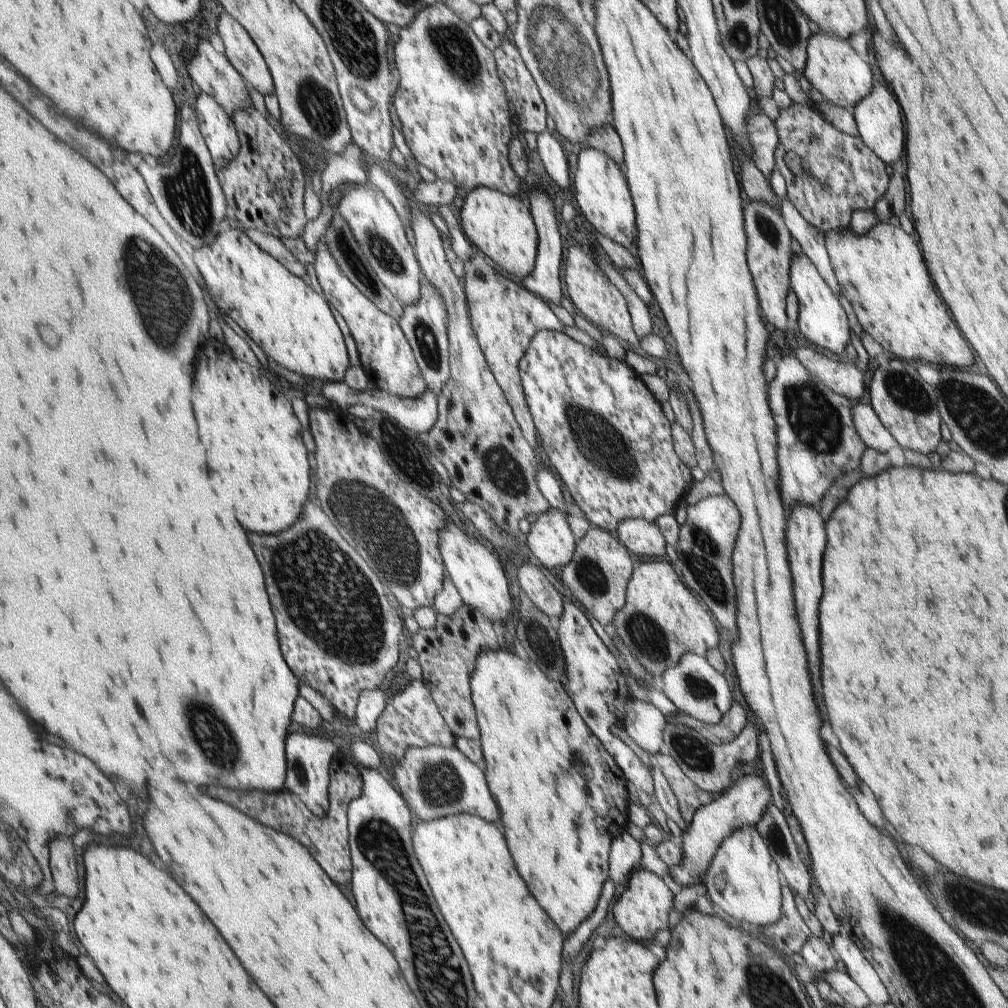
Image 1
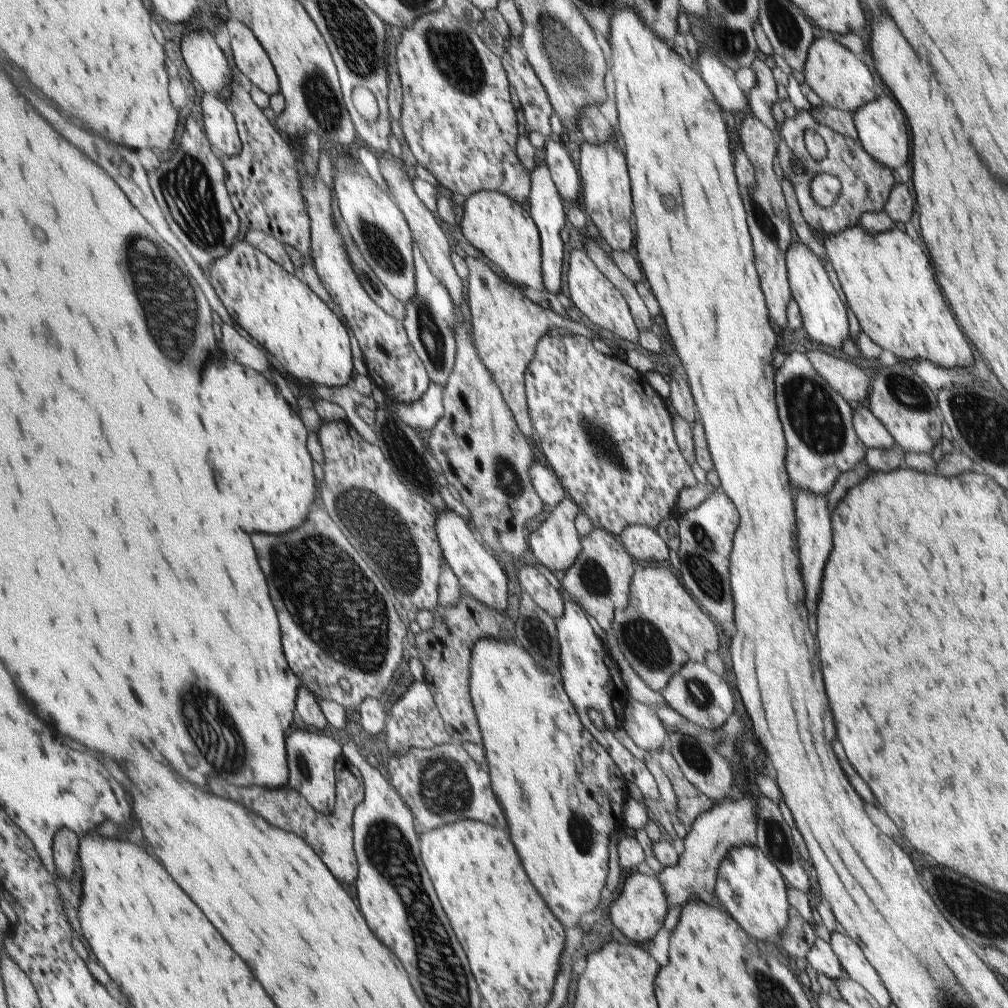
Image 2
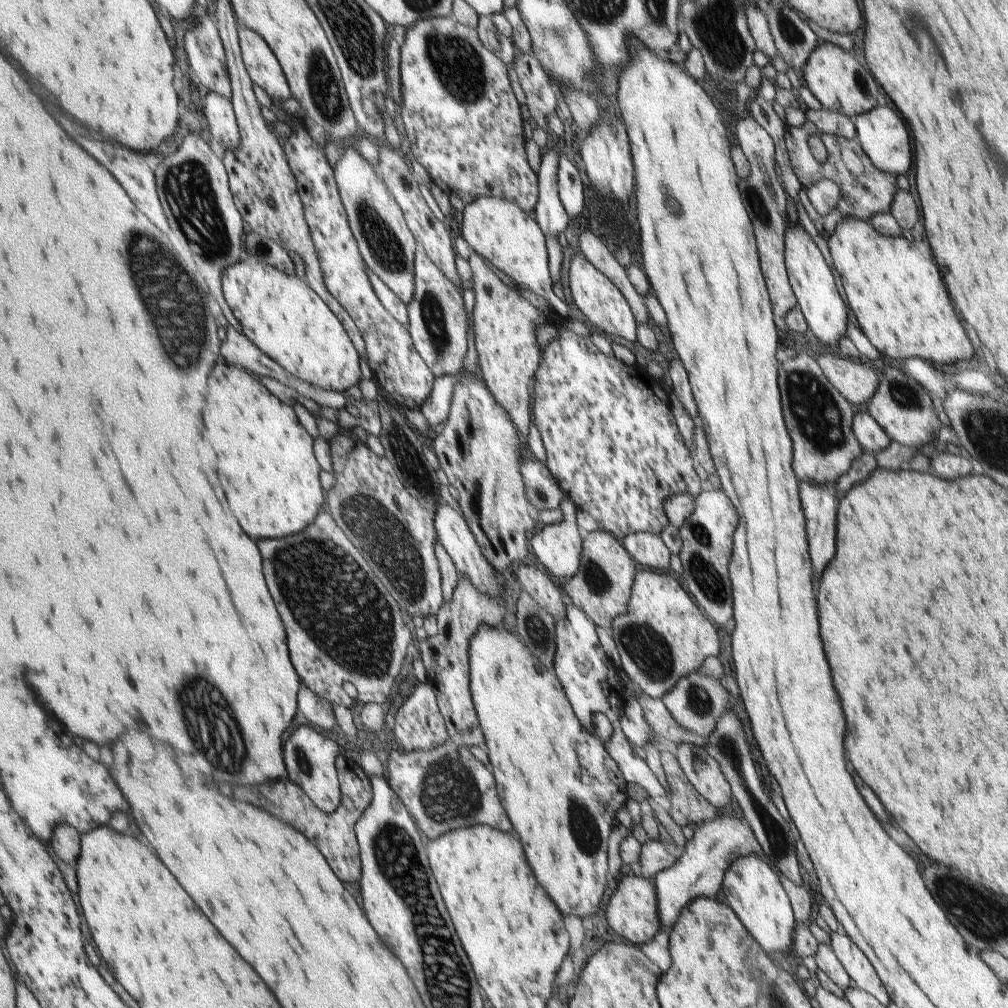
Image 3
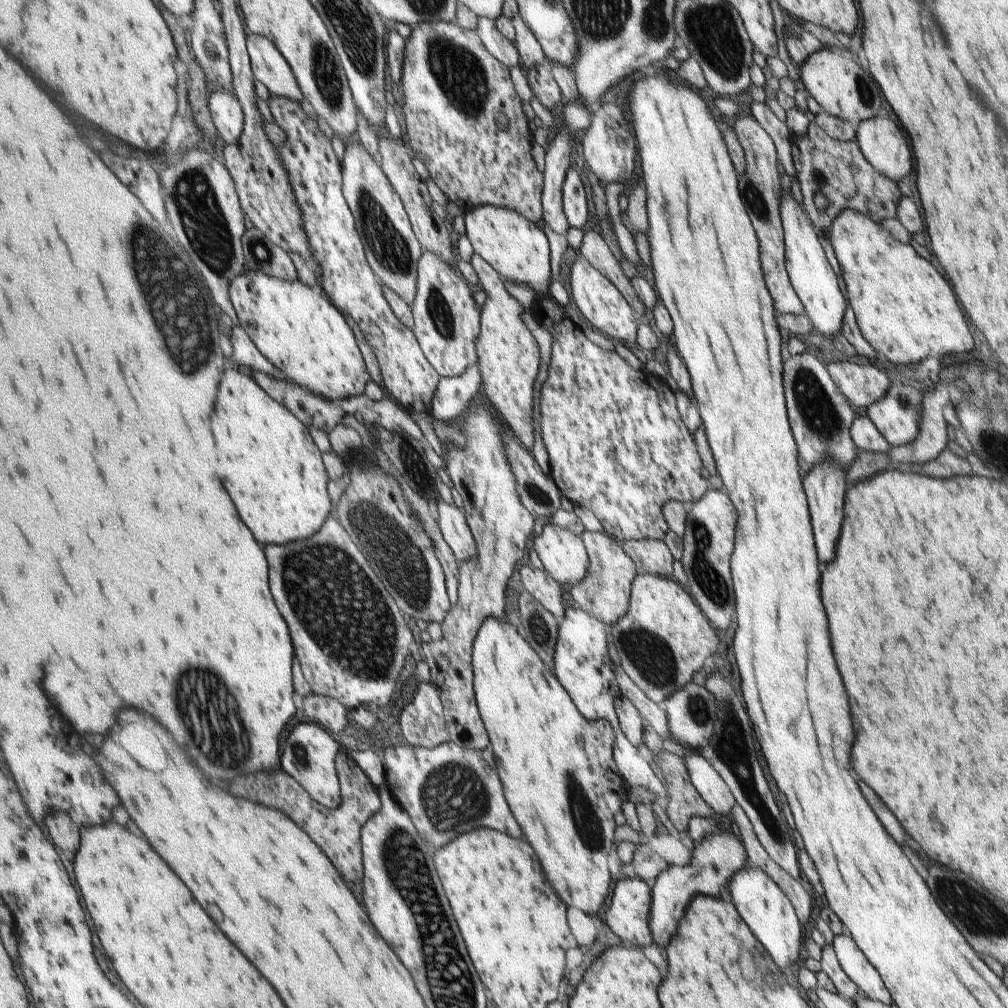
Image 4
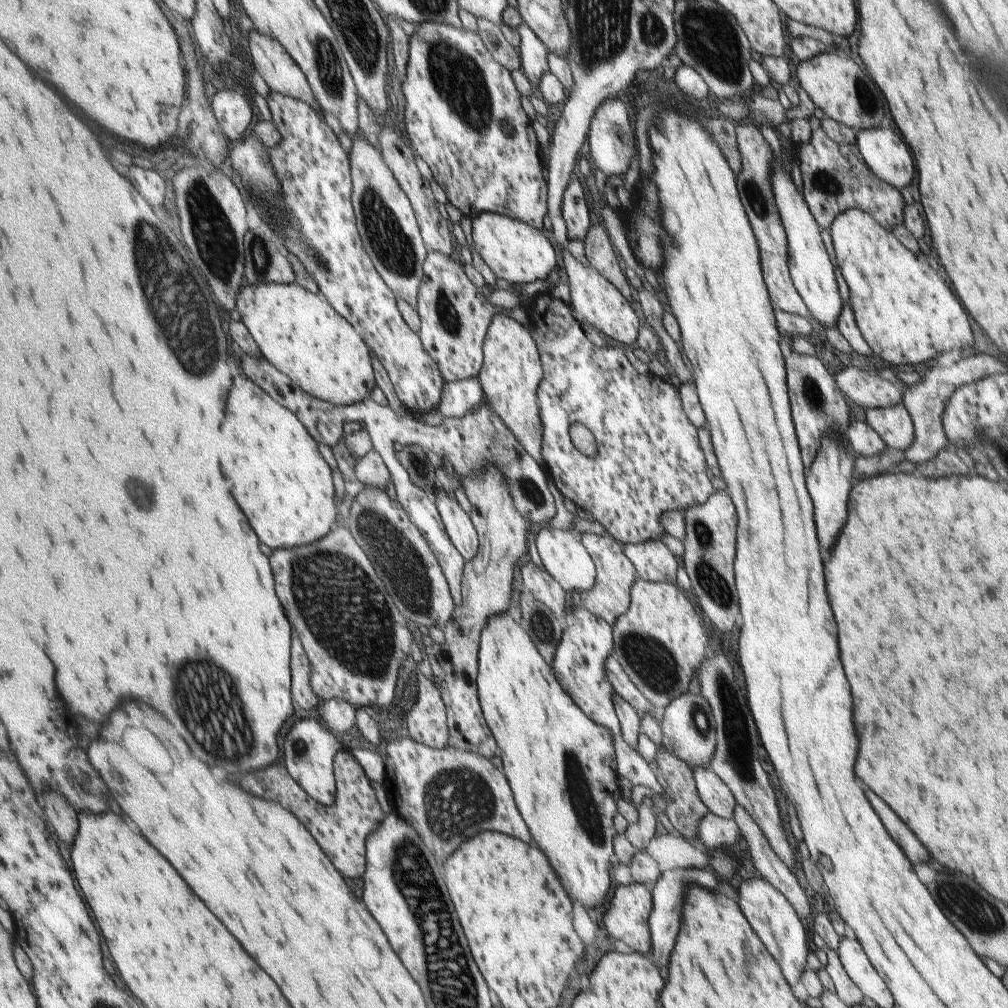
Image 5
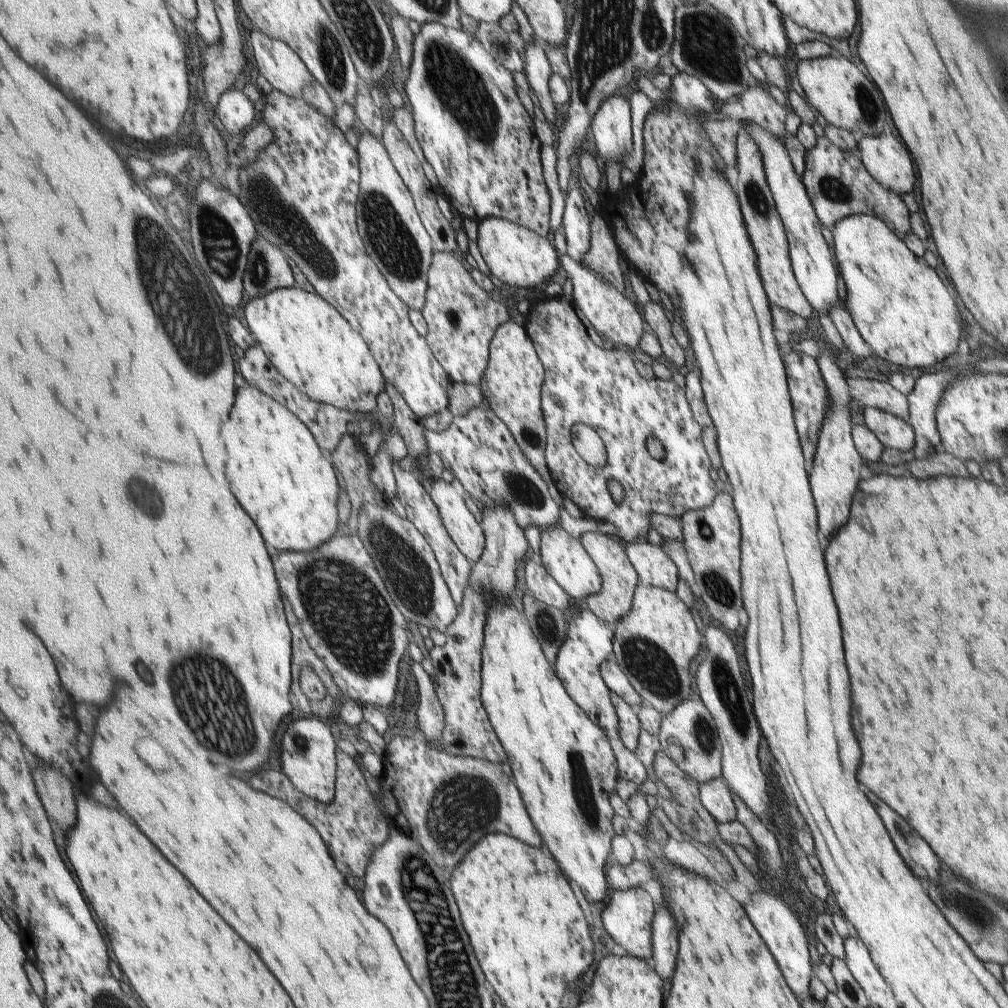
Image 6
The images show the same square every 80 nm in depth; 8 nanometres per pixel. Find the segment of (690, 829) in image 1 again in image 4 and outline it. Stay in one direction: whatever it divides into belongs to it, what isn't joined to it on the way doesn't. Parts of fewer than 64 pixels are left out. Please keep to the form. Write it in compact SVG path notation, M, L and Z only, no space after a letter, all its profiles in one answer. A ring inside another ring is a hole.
M727 824L715 833L704 836L704 839L694 846L692 859L688 865L669 865L662 870L654 880L651 887L651 915L649 928L652 935L652 944L661 949L667 946L669 939L675 934L676 926L684 915L686 904L693 895L715 897L719 890L727 884L730 876L745 868L746 852L743 843L734 838Z

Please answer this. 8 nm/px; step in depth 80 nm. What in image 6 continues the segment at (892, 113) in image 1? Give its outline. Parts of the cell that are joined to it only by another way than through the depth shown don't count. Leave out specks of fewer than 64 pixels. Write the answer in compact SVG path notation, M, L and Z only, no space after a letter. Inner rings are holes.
M885 134L861 137L857 149L864 167L881 186L902 195L913 190L915 172L911 158L897 138Z

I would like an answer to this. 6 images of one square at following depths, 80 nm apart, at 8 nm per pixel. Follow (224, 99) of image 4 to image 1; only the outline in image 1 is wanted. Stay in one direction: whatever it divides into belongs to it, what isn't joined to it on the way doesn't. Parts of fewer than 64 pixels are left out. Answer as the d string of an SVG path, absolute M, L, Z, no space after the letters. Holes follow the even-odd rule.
M202 93L196 102L196 112L206 143L212 152L216 167L223 170L240 155L240 135L233 116L223 110L213 95Z

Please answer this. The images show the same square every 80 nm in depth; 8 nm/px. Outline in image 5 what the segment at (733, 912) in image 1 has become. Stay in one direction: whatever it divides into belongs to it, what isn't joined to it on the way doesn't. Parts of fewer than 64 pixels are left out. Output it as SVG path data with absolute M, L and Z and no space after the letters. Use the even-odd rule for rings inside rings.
M748 879L742 882L736 889L739 897L738 904L742 908L745 918L753 928L757 930L757 936L761 942L765 940L765 948L777 958L780 971L783 973L789 986L795 986L801 978L803 964L805 964L805 954L807 954L807 940L805 940L805 930L797 918L798 914L793 912L794 908L789 908L790 901L775 886L771 888L763 880Z

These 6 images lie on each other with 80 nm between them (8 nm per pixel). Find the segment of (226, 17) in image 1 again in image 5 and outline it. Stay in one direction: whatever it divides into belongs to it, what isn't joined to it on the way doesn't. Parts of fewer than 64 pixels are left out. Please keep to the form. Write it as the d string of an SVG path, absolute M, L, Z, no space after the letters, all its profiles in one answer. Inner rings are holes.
M257 29L249 31L248 46L254 69L267 81L273 91L305 101L320 113L323 112L306 72L299 66L294 56L275 38L261 34Z

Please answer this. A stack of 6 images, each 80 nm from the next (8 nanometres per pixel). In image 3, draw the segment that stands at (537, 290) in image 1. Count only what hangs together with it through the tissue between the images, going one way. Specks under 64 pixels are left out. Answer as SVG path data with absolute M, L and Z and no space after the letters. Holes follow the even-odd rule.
M557 147L543 152L540 178L539 200L535 206L535 220L541 226L547 240L549 268L553 284L559 283L561 264L563 264L563 246L557 242L559 233L565 232L574 221L565 209L560 198L560 158L562 153Z

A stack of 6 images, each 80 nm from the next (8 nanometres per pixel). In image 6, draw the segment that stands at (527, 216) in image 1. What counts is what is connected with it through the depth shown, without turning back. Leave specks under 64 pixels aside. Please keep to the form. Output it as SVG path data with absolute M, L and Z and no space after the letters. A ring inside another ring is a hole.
M489 217L478 224L478 243L492 274L505 284L506 288L529 288L539 290L557 270L559 254L553 244L537 231L513 221Z

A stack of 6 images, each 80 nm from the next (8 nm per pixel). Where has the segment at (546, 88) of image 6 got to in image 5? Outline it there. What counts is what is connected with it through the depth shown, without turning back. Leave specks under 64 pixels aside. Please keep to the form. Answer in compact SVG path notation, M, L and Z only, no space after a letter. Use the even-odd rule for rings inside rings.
M523 23L519 28L522 41L520 55L522 56L522 70L534 89L539 88L543 75L550 71L549 50L535 31Z

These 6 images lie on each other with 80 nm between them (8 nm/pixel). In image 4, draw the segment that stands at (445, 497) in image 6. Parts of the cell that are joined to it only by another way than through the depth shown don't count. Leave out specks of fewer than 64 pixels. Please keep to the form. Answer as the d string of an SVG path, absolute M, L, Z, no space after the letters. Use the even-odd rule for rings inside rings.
M437 501L438 521L445 540L462 565L478 557L478 544L463 510L453 502Z

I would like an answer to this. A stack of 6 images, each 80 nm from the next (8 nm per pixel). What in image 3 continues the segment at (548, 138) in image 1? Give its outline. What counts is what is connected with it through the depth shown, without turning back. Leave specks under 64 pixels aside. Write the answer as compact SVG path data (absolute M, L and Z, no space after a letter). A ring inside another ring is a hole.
M563 154L560 158L560 198L576 225L585 210L585 202L587 202L585 186L583 186L579 170Z

